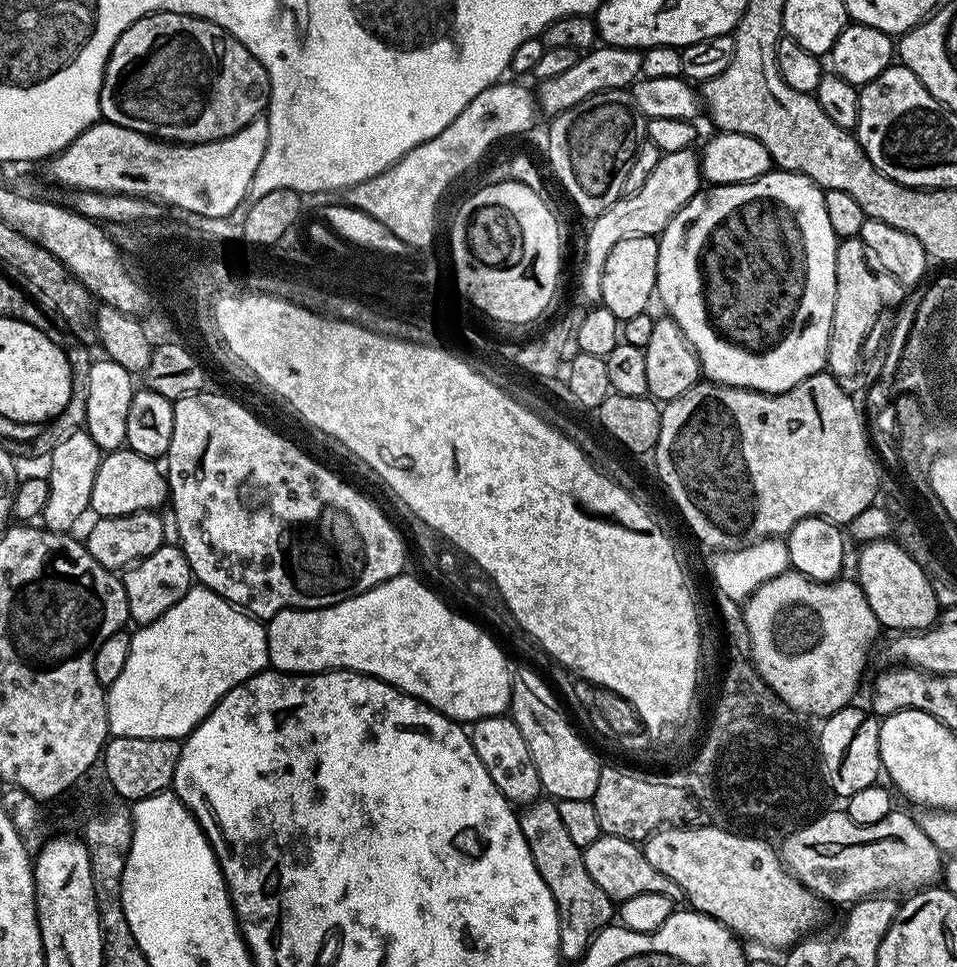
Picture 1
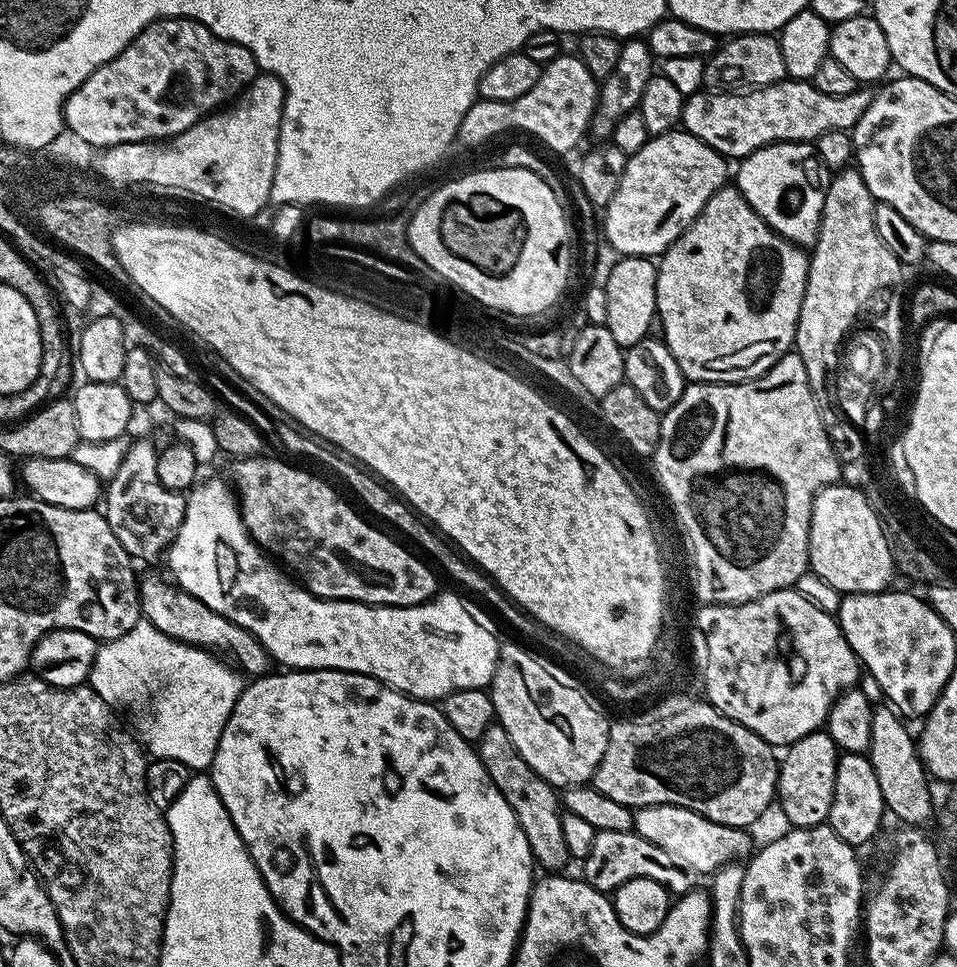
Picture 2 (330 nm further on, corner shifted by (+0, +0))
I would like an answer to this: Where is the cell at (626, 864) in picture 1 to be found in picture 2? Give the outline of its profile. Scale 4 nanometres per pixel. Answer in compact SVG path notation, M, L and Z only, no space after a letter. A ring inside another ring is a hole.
M606 830L597 832L594 846L590 846L590 854L582 861L582 879L594 890L611 894L618 886L630 882L630 878L654 878L663 888L672 894L683 894L693 891L697 887L697 873L683 864L662 846L654 846L654 842L646 842L635 830L623 832L622 830Z

